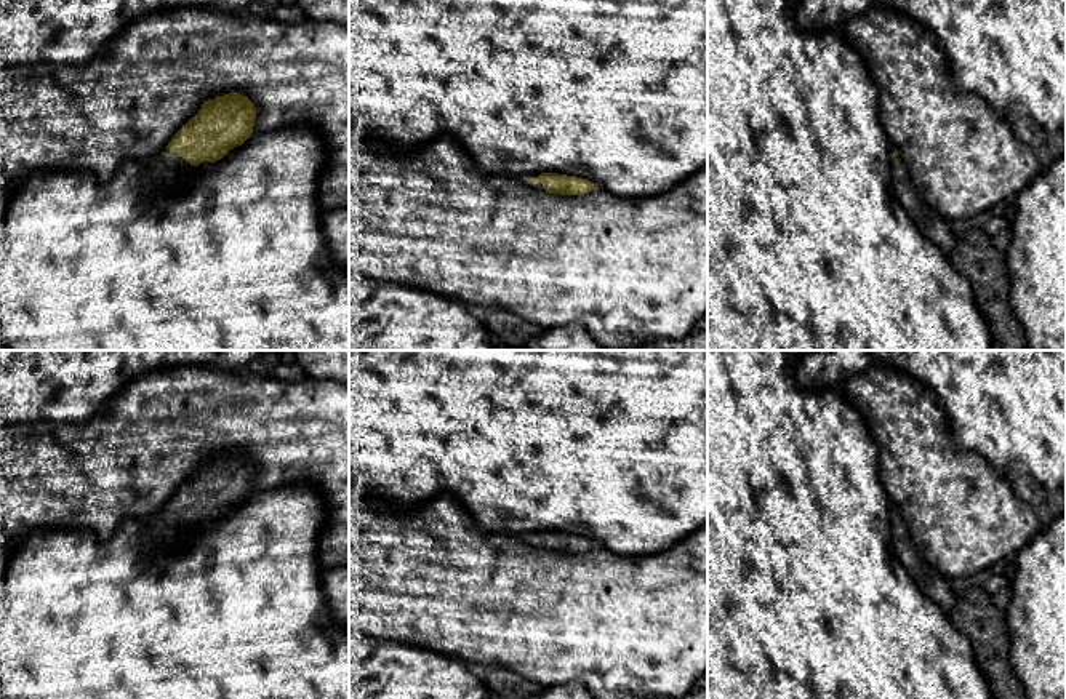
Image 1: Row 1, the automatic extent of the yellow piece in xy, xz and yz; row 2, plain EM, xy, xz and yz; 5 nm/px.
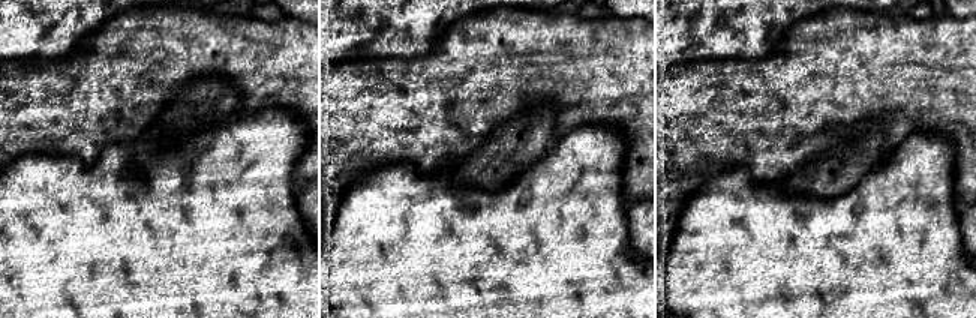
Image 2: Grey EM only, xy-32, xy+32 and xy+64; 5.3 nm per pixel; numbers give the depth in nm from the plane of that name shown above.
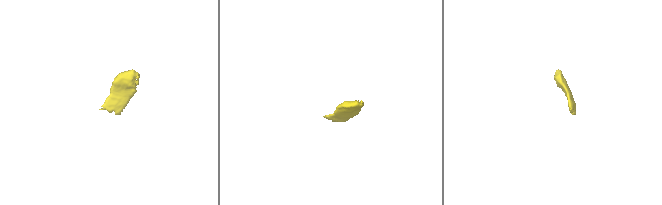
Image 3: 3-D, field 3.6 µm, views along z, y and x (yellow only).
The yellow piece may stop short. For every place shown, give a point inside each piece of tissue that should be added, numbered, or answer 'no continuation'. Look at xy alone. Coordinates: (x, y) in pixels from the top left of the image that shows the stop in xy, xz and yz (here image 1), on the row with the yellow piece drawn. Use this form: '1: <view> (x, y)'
1: xy (167, 173)

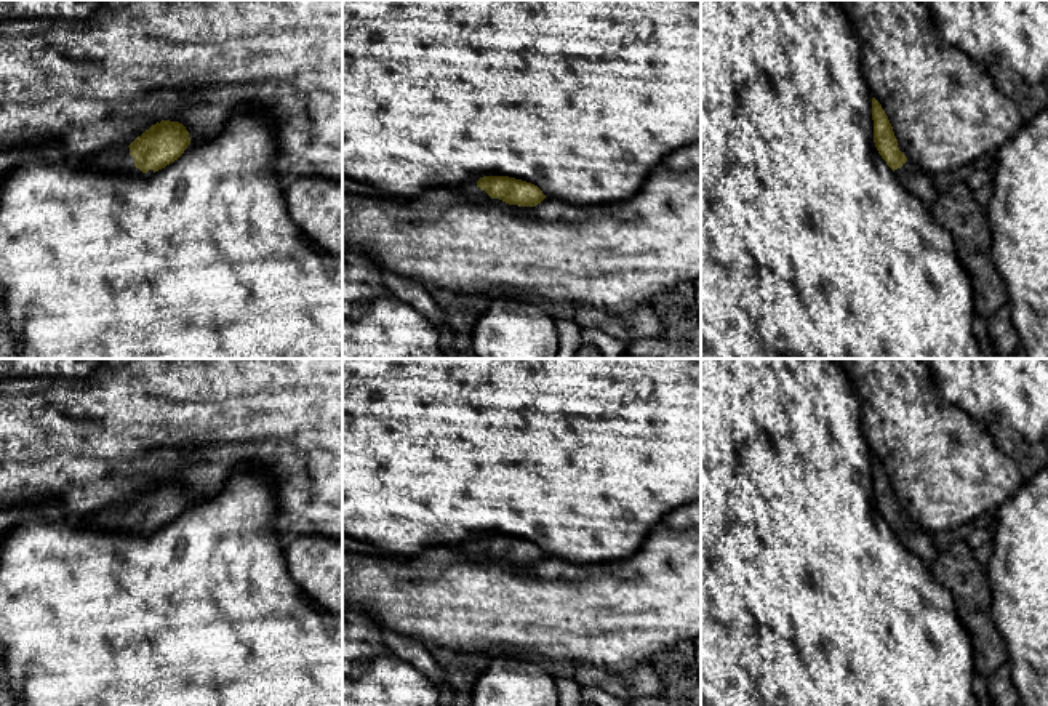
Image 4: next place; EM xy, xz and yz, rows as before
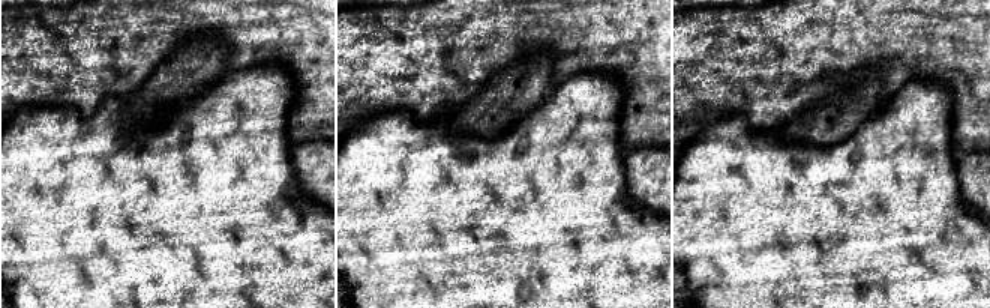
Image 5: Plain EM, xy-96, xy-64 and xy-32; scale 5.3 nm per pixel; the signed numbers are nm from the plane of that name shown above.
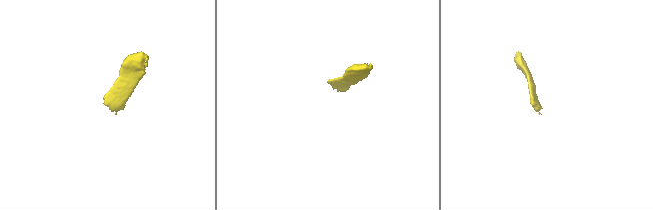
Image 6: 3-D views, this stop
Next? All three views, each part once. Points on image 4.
1: xy (116, 159)

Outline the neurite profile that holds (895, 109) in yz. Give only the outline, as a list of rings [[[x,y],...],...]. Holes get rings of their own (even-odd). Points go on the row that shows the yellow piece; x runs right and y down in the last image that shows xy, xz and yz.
[[[835,0],[835,3],[845,11],[848,22],[859,40],[862,77],[867,82],[872,98],[882,104],[882,109],[888,115],[898,139],[898,147],[907,160],[917,163],[930,174],[957,171],[962,166],[976,162],[982,155],[995,155],[1003,144],[1018,134],[1024,125],[1019,106],[997,88],[994,75],[987,67],[978,64],[966,51],[939,38],[933,22],[933,13],[930,11],[926,0]]]

